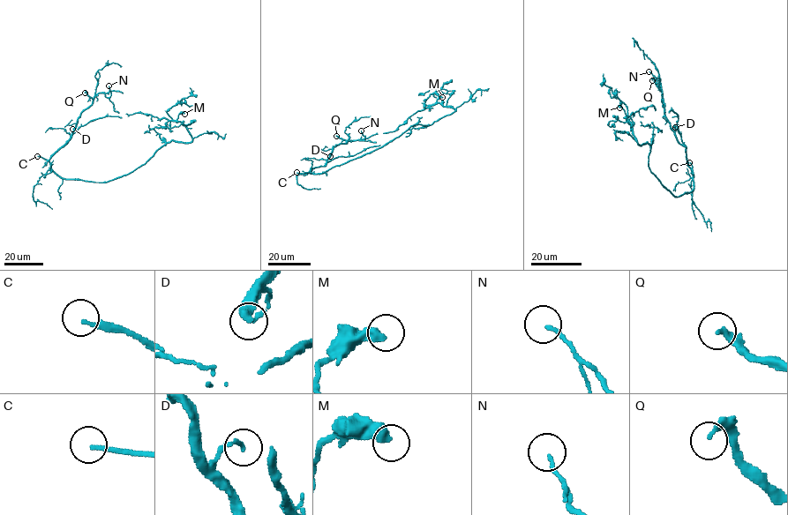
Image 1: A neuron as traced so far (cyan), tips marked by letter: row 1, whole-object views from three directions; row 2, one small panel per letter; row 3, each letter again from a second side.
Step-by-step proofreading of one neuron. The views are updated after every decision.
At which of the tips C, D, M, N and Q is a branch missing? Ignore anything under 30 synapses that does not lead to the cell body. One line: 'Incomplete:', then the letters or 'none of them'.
Incomplete: C

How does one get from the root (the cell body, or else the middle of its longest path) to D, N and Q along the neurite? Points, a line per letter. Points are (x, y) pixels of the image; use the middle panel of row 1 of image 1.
D: (361, 157), (323, 173), (310, 172), (324, 166), (330, 156)
N: (361, 157), (323, 173), (310, 172), (324, 166), (333, 146), (347, 141), (363, 140), (365, 138), (361, 130)
Q: (361, 157), (323, 173), (311, 174), (310, 169), (326, 164), (333, 146), (346, 143), (336, 136)

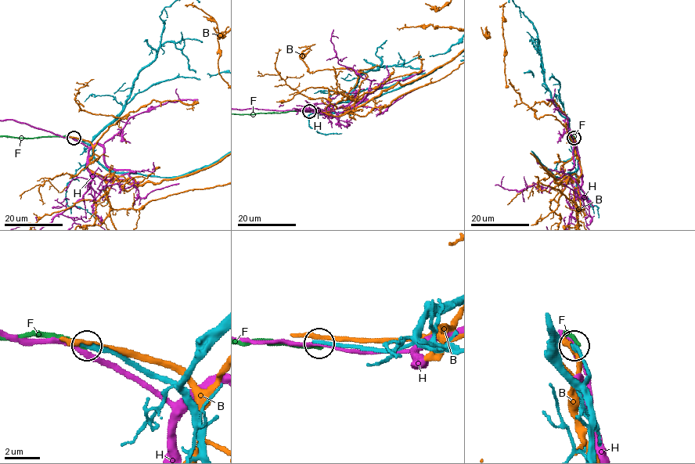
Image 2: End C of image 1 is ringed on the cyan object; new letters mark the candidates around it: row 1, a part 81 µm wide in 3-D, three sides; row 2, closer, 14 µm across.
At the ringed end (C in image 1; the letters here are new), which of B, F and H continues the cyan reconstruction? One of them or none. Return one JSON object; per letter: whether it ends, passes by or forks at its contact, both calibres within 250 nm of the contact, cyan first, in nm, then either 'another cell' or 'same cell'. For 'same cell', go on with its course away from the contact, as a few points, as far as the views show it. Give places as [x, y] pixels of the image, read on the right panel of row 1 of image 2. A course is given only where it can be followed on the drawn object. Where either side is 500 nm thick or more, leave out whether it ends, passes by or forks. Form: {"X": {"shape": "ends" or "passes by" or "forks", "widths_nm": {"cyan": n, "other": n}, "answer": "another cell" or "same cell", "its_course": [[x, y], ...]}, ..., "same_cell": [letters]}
{"B": {"shape": "passes by", "widths_nm": {"cyan": 280, "other": 280}, "answer": "another cell"}, "F": {"shape": "ends", "widths_nm": {"cyan": 220, "other": 280}, "answer": "another cell"}, "H": {"shape": "passes by", "widths_nm": {"cyan": 240, "other": 240}, "answer": "another cell"}, "same_cell": []}

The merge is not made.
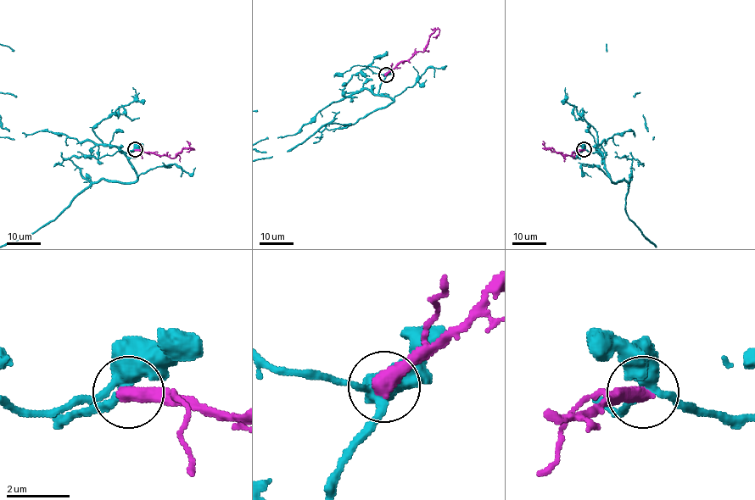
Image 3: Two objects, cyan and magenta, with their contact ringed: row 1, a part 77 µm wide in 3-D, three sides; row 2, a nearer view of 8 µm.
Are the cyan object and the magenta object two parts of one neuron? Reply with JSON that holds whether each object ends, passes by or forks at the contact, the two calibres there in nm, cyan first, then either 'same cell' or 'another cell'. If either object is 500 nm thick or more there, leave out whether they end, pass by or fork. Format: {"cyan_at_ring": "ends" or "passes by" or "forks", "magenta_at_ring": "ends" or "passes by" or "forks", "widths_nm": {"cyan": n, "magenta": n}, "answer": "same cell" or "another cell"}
{"widths_nm": {"cyan": 440, "magenta": 550}, "answer": "another cell"}

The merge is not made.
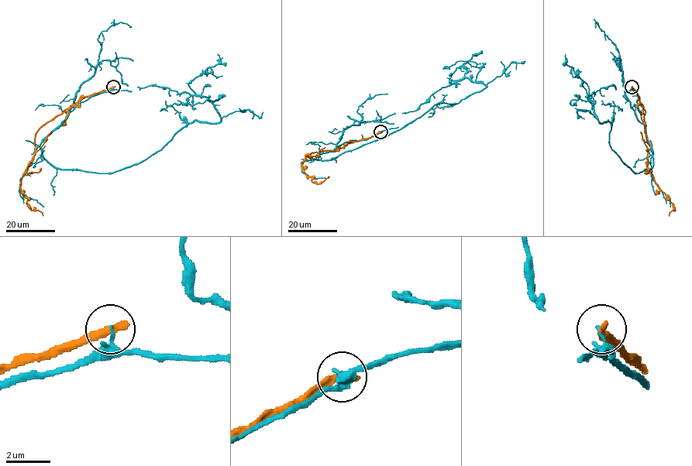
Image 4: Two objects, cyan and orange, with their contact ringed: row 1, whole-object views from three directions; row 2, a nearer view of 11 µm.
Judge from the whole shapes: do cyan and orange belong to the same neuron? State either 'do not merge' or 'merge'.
do not merge

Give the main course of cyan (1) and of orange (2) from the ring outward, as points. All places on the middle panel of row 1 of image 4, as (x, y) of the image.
1: (380, 131), (316, 157), (328, 160), (388, 135), (438, 103), (456, 104), (486, 87), (459, 79), (402, 114)
2: (380, 131), (334, 151), (314, 152), (311, 158), (306, 156), (303, 171), (311, 180), (320, 183), (329, 176)

